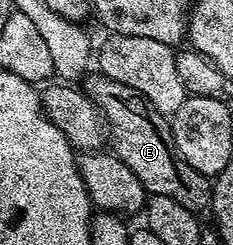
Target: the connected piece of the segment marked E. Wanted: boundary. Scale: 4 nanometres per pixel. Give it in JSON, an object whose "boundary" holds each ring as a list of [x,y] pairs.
{"boundary":[[[94,73],[94,76],[84,84],[84,90],[102,112],[109,138],[115,139],[113,155],[124,161],[128,169],[132,169],[136,181],[144,185],[147,196],[172,197],[172,201],[180,201],[184,209],[195,213],[202,213],[202,210],[205,212],[209,208],[211,180],[196,169],[192,169],[188,161],[184,161],[184,157],[176,149],[174,132],[167,116],[153,115],[150,104],[136,89],[120,81],[112,81],[101,73]]]}

